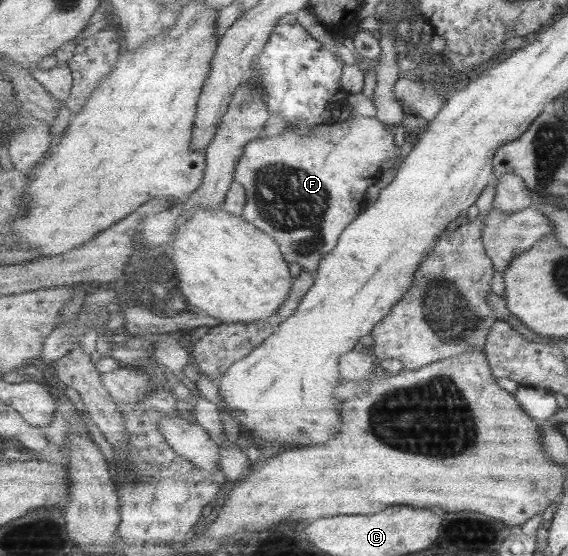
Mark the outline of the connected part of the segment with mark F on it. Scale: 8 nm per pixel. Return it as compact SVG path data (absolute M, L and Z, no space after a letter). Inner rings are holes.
M354 113L354 118L349 121L344 120L328 125L319 125L315 127L309 135L301 135L301 133L285 130L284 133L272 137L262 136L256 140L249 141L244 152L245 156L242 158L242 161L238 163L238 169L235 173L235 181L245 187L247 195L247 204L243 211L243 217L246 221L253 223L258 229L261 229L264 233L271 235L277 240L287 262L296 262L302 267L302 270L313 273L315 276L317 275L322 259L339 245L342 232L344 232L348 225L358 218L366 208L366 191L368 191L370 185L376 185L376 183L380 181L380 177L382 177L383 173L382 163L400 156L400 148L396 146L396 141L394 141L394 129L389 129L389 125L385 125L385 122L380 121L377 116L375 118L364 117L356 113Z

